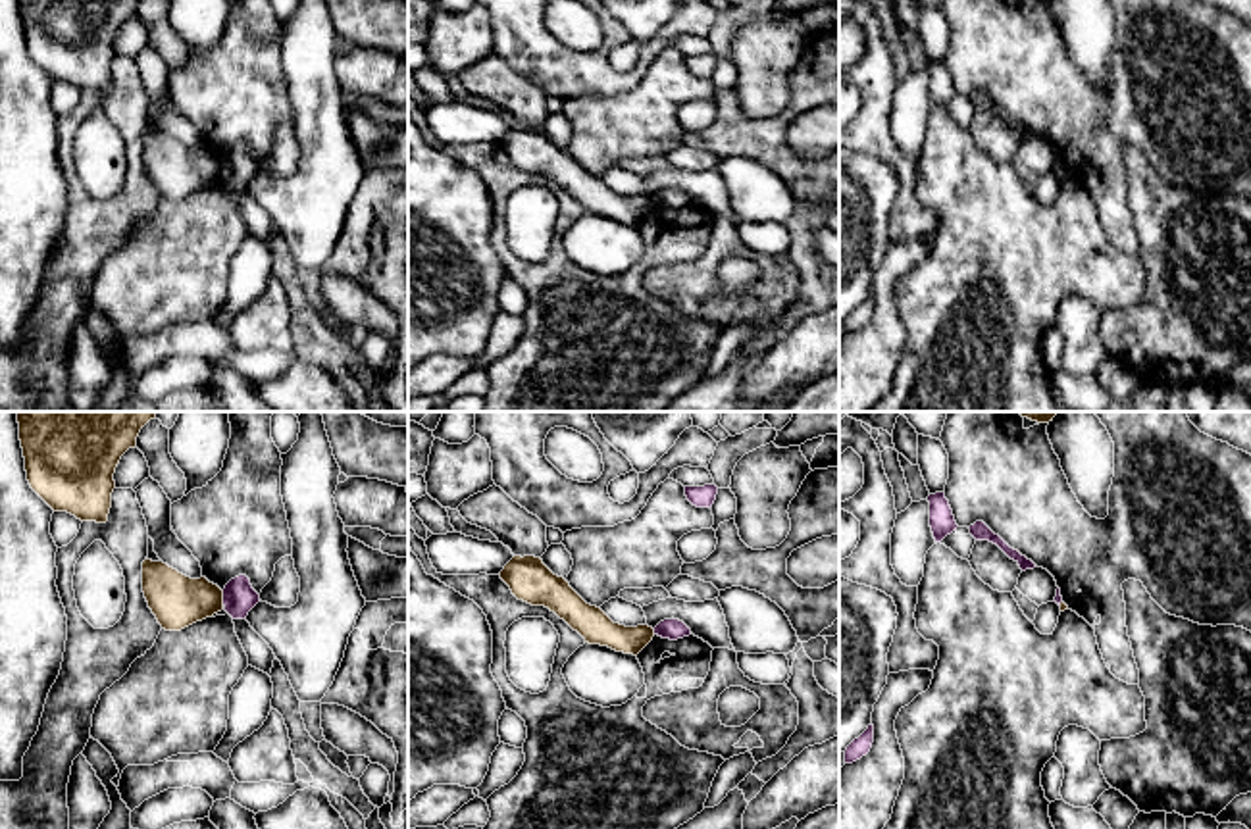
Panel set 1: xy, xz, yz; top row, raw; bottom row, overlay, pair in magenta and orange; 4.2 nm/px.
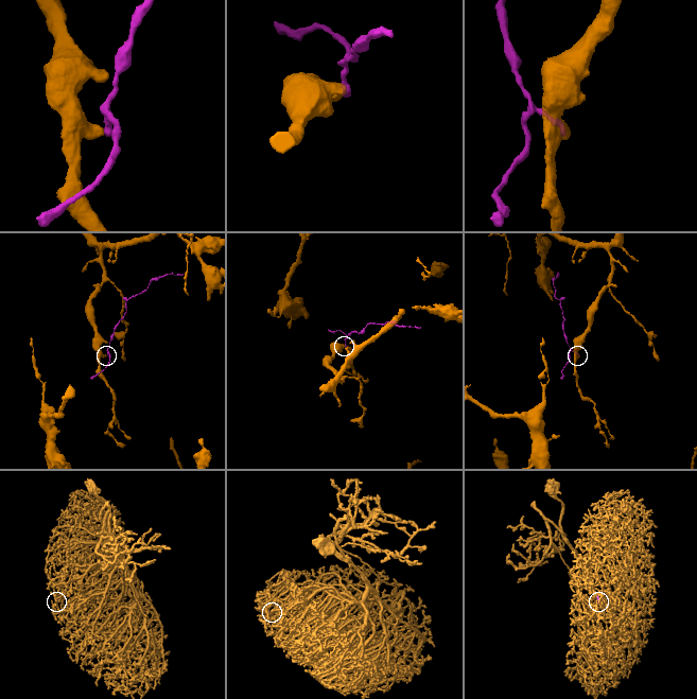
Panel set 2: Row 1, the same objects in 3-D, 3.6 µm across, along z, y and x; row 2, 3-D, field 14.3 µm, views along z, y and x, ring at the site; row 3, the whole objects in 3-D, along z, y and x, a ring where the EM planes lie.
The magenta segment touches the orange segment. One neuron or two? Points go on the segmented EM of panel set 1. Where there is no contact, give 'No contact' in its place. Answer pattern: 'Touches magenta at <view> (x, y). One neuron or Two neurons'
Touches magenta at xy (224, 599). Two neurons

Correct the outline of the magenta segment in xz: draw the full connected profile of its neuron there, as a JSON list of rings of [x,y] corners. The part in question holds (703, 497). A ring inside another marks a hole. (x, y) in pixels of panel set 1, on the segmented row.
[[[716,485],[685,487],[687,500],[697,508],[712,508],[718,494]]]

